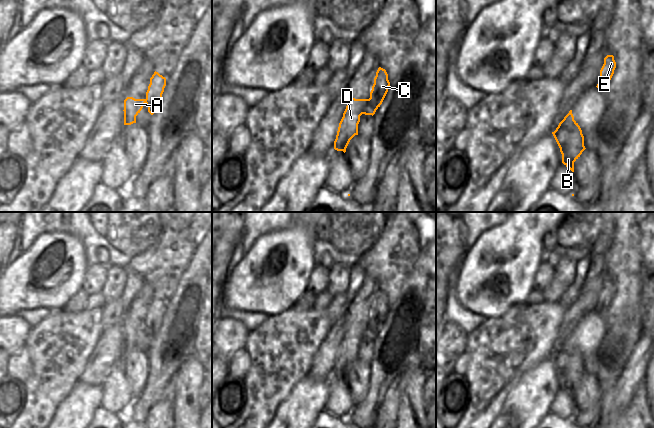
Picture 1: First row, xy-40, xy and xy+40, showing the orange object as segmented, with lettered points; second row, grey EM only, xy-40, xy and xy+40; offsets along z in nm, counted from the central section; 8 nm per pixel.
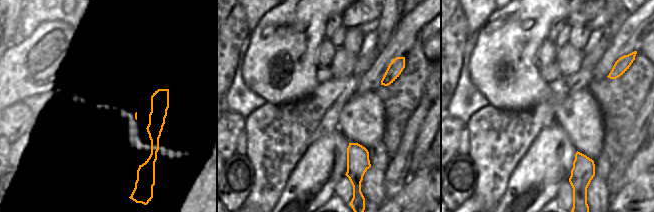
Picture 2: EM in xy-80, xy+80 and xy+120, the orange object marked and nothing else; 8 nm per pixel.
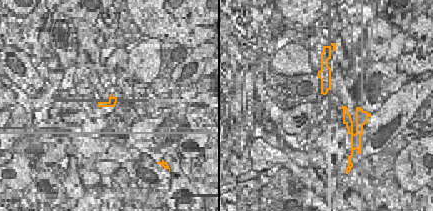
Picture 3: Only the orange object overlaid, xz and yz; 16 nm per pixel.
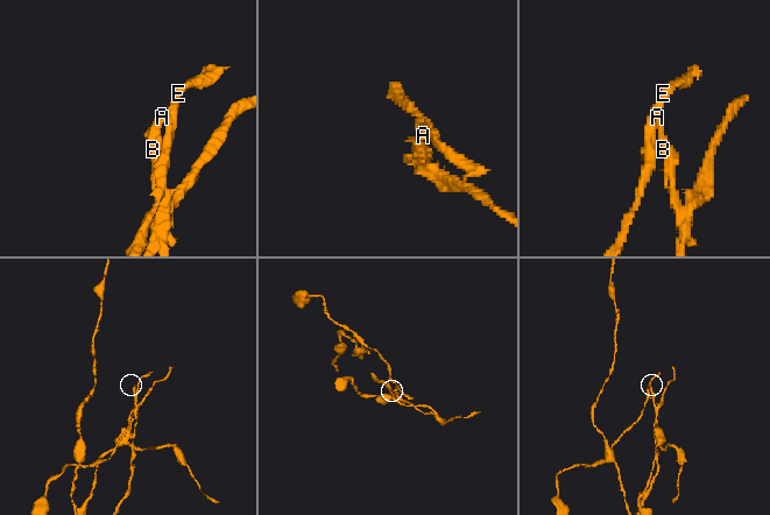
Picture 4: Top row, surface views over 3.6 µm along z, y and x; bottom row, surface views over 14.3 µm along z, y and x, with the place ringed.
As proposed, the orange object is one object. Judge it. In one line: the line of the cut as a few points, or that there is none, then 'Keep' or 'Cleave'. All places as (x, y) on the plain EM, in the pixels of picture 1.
Split along xy (368, 323), (368, 329), (363, 337). Cleave.

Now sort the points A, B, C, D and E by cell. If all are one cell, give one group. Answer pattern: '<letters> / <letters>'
A B D / C E

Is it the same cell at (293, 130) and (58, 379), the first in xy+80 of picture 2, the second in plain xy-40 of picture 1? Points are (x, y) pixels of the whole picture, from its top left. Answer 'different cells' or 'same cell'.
same cell

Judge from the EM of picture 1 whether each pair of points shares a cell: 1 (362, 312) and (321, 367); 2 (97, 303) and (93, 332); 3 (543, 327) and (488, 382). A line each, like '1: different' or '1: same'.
1: same
2: different
3: same

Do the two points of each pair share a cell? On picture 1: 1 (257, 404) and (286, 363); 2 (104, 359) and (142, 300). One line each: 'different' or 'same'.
1: same
2: same

